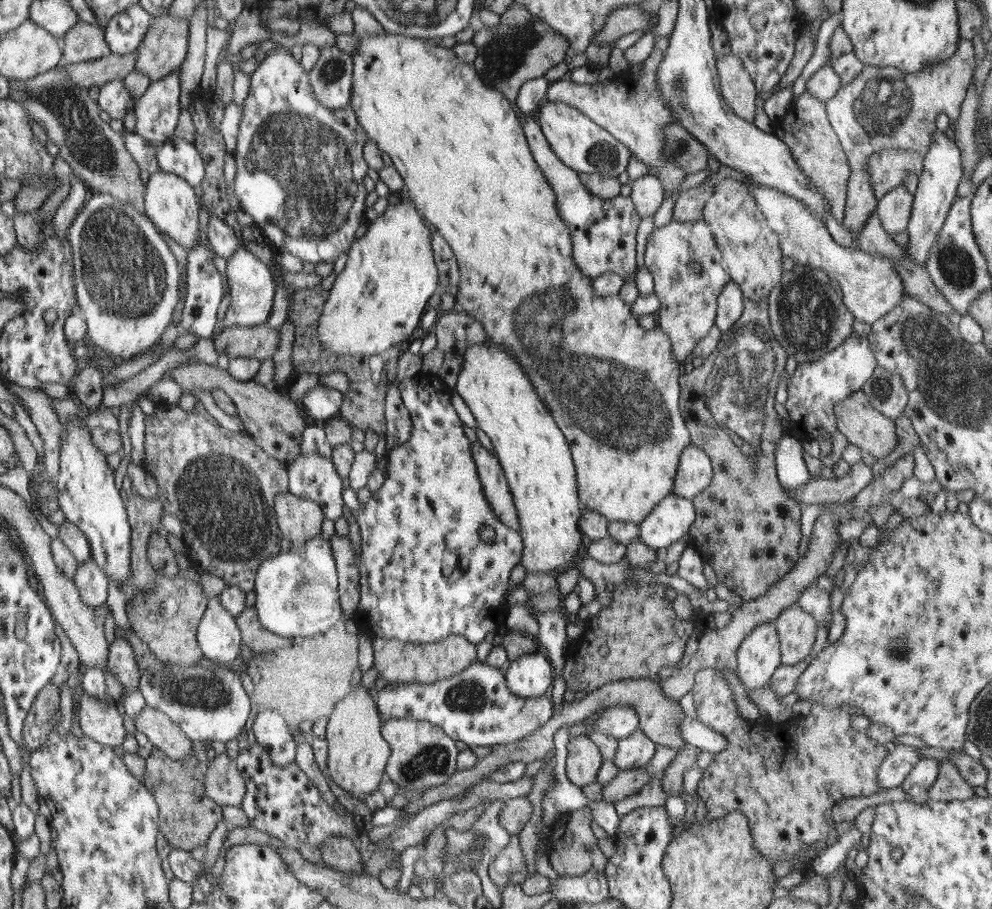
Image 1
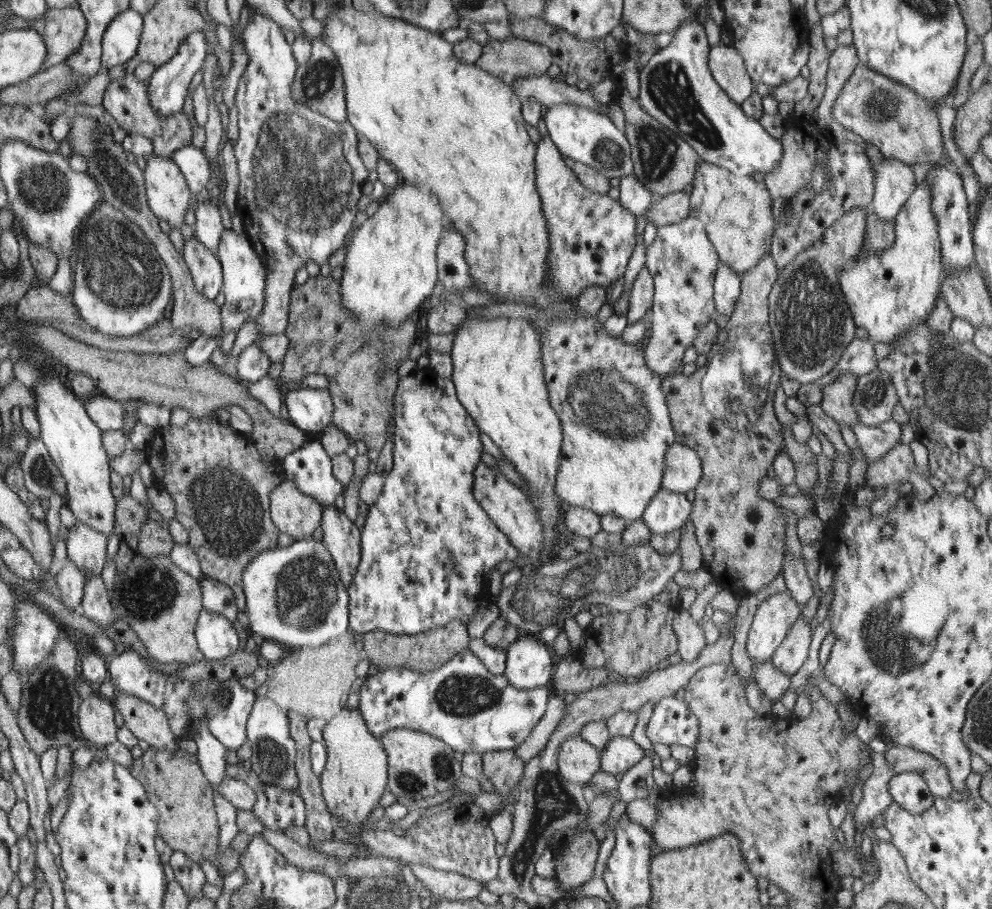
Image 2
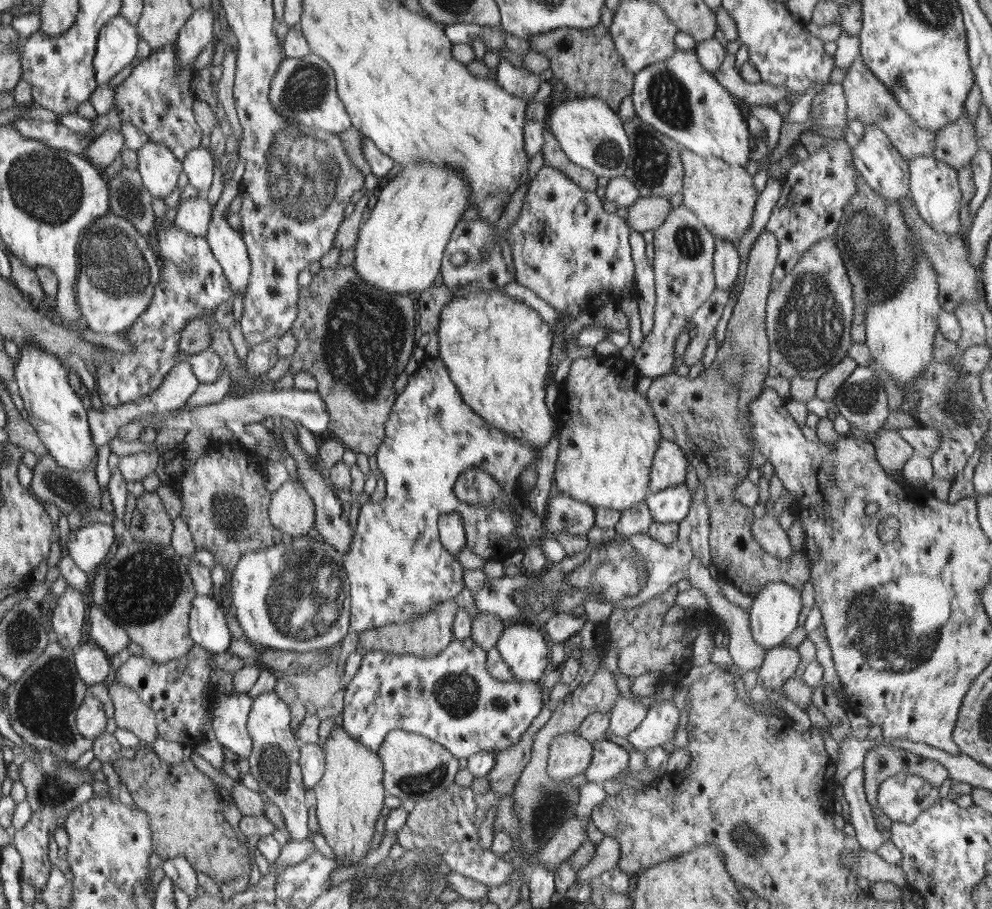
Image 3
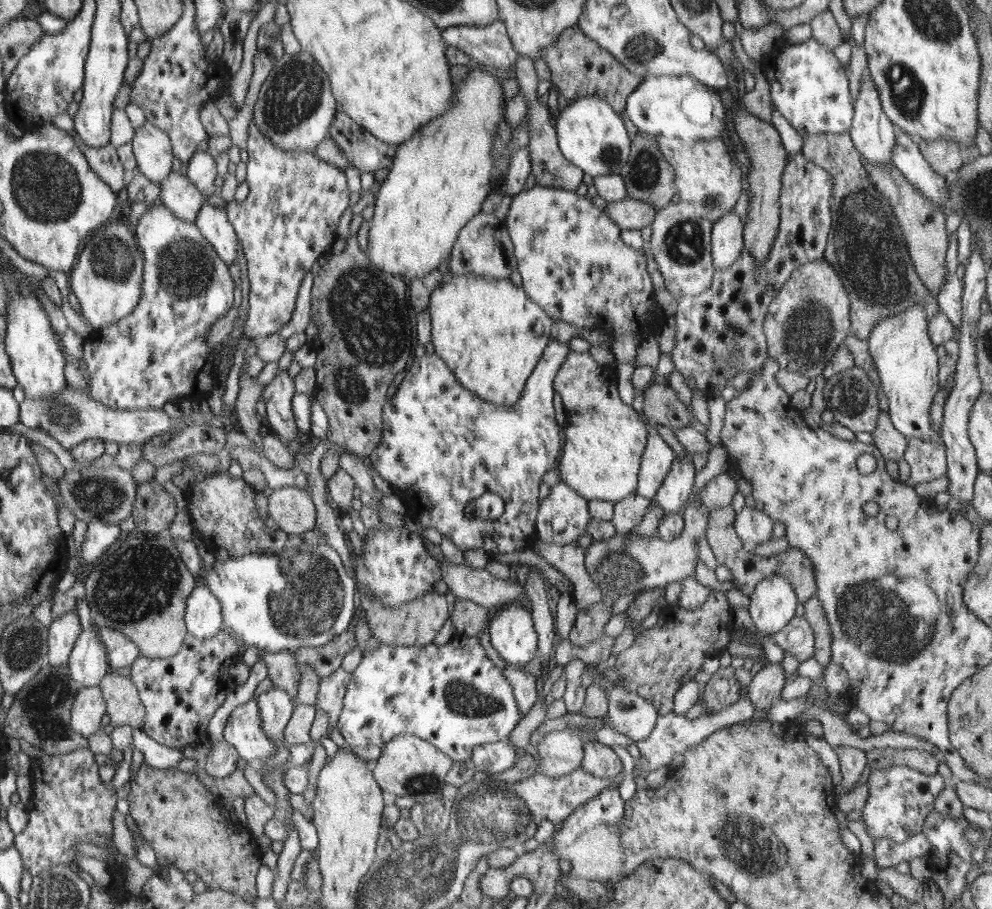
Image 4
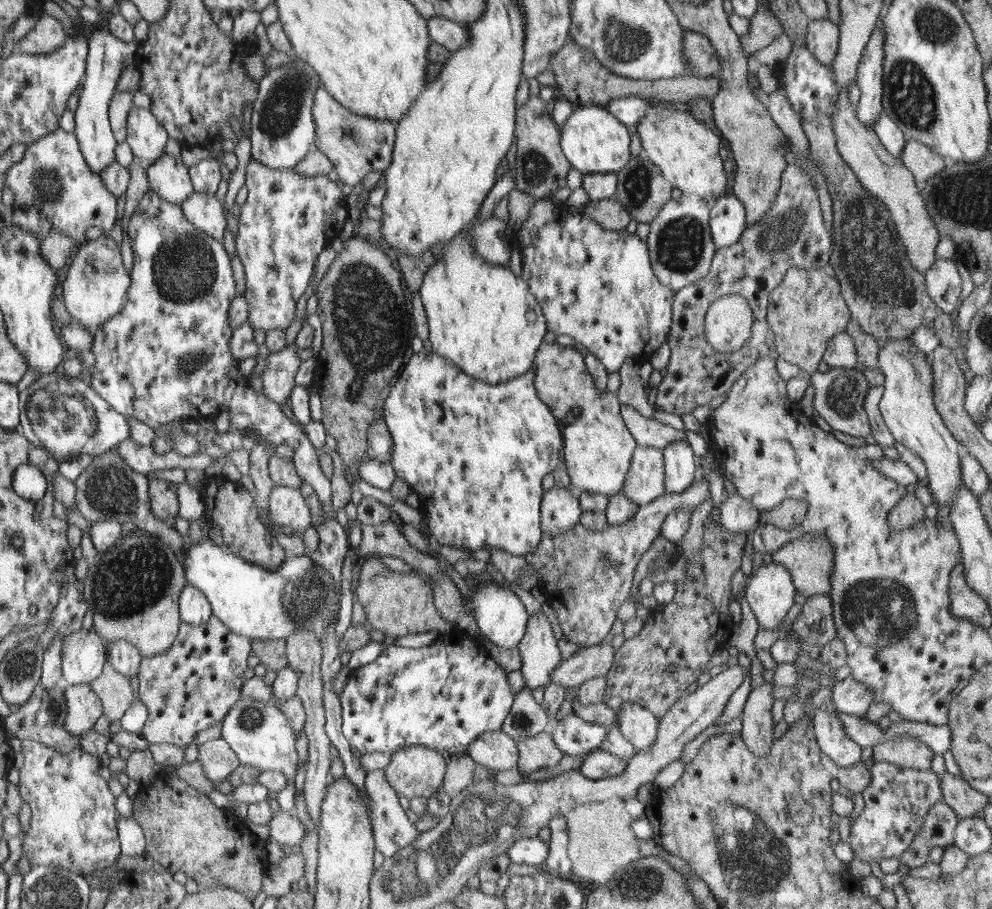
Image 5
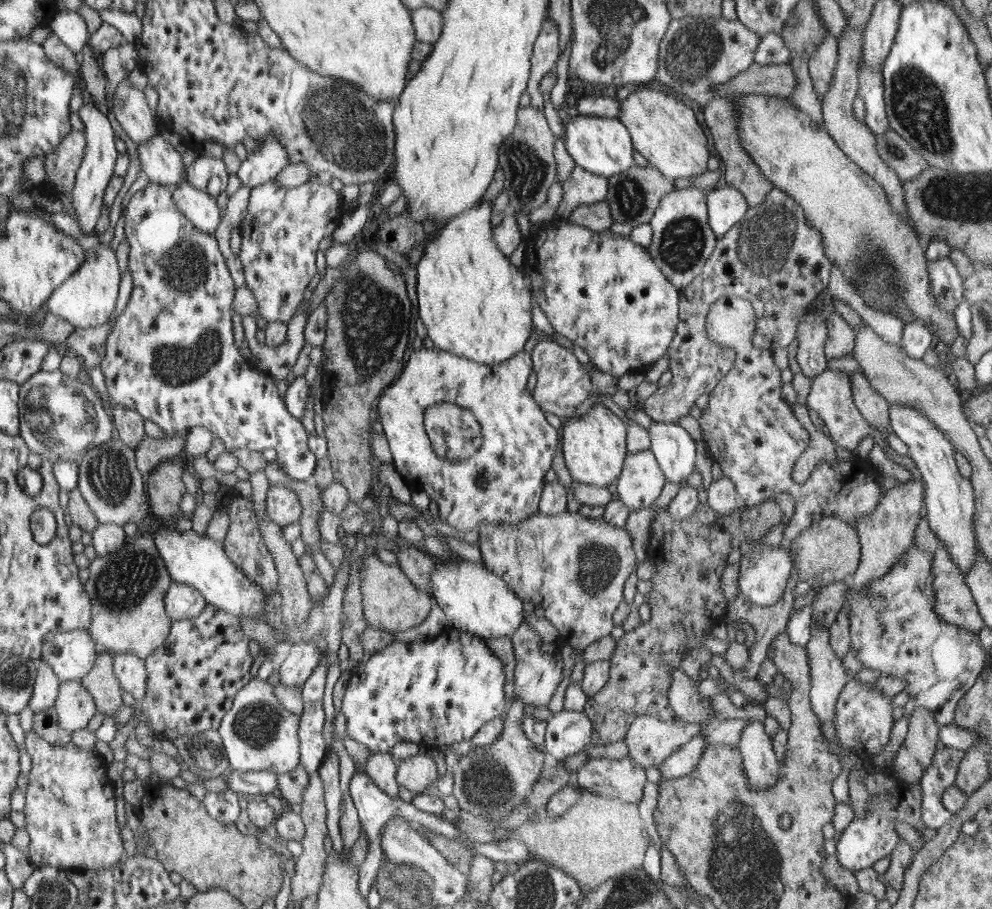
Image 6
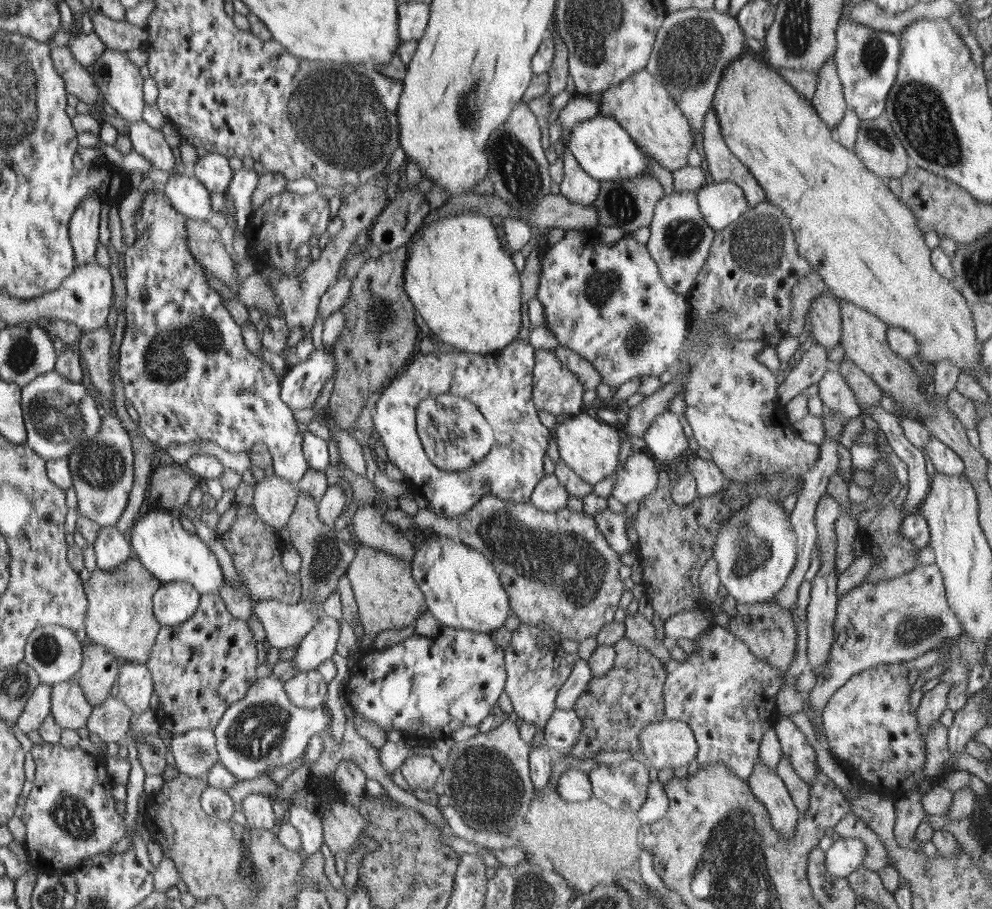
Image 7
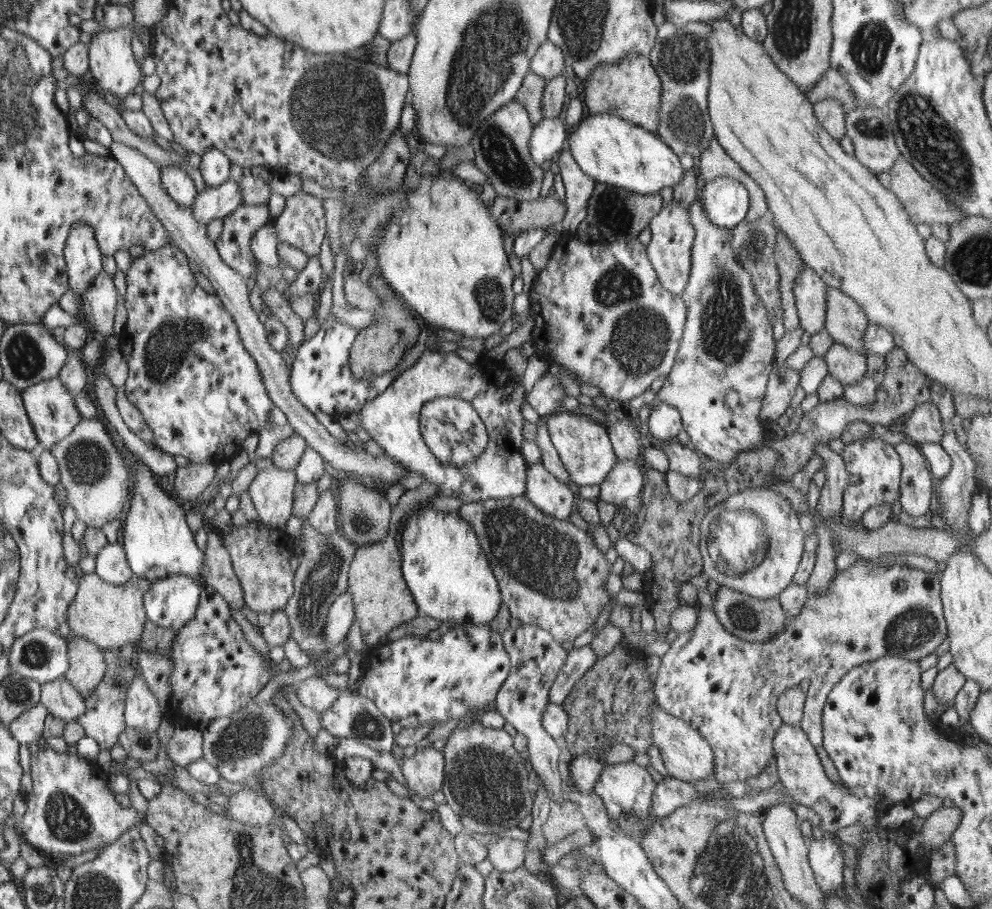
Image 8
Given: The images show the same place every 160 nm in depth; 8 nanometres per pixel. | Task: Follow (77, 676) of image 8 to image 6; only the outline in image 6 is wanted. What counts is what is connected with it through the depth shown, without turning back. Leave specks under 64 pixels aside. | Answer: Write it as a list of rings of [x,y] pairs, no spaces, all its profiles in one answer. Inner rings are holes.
[[[105,651],[93,670],[82,678],[82,683],[97,700],[98,712],[115,714],[122,706],[122,687],[118,686],[117,674],[112,668],[112,653]]]

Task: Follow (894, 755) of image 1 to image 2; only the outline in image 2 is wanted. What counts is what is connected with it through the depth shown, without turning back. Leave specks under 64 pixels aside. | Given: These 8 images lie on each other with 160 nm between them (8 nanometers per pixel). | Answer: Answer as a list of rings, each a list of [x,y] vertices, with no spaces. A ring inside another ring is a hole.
[[[869,750],[871,752],[873,772],[863,786],[863,796],[853,814],[855,814],[854,828],[860,831],[865,822],[877,820],[881,814],[889,808],[893,802],[889,791],[889,782],[896,775],[894,767],[885,759],[884,754]]]

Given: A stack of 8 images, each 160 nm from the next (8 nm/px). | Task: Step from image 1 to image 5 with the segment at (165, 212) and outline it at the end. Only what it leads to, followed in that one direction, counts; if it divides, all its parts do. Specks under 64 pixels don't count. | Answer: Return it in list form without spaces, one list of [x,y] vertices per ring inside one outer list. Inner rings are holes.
[[[133,106],[127,118],[127,139],[135,159],[145,166],[154,165],[164,152],[168,135],[165,126],[150,114],[147,107]]]

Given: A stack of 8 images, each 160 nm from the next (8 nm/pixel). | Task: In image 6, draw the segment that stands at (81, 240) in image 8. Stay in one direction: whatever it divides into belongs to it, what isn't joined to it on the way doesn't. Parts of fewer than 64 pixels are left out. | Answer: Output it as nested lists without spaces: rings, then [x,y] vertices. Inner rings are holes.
[[[93,99],[77,105],[79,117],[83,120],[83,132],[86,137],[84,159],[77,172],[77,180],[73,187],[73,207],[78,214],[78,222],[84,234],[92,234],[101,215],[103,196],[109,180],[114,176],[118,152],[115,145],[116,133],[110,125],[110,120]]]

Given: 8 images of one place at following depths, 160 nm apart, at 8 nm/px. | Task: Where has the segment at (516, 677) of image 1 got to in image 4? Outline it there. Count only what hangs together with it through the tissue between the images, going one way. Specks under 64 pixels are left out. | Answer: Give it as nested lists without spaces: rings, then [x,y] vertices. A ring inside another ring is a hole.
[[[524,603],[492,611],[489,635],[492,647],[510,665],[524,668],[538,652],[538,632],[530,607]]]

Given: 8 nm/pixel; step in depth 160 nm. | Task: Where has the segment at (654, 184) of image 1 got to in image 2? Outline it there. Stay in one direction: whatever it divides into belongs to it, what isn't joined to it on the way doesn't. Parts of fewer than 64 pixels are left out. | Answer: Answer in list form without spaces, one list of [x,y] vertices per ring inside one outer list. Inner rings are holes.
[[[634,174],[622,177],[619,187],[618,200],[636,216],[646,214],[656,198],[653,192],[648,190]]]

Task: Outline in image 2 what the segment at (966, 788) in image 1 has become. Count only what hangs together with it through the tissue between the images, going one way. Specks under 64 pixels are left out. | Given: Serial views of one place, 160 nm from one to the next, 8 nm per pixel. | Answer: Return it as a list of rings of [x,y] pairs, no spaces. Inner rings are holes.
[[[887,745],[885,759],[894,767],[895,774],[919,772],[936,797],[949,797],[955,788],[950,780],[949,771],[942,761],[919,750],[902,745]]]

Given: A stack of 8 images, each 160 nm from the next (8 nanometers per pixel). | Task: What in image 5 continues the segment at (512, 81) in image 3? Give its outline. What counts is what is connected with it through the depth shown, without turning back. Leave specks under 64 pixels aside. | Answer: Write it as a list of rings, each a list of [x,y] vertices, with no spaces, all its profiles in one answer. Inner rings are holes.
[[[443,17],[428,19],[426,24],[428,24],[432,42],[441,44],[449,51],[458,50],[471,37],[471,34],[468,34],[470,30],[464,24],[458,24]]]

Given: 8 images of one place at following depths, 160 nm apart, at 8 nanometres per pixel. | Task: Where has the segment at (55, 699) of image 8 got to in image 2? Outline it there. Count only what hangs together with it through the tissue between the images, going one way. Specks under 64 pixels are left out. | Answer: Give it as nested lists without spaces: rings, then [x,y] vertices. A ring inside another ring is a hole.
[[[98,692],[81,702],[78,716],[81,733],[95,750],[116,742],[119,730],[114,722],[114,708]]]

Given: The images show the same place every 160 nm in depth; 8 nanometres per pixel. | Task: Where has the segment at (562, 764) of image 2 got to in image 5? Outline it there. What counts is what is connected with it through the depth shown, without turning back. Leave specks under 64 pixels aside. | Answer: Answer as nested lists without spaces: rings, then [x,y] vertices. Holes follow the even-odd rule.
[[[550,730],[518,740],[517,747],[519,750],[517,767],[524,776],[530,772],[540,772],[542,768],[558,766],[563,756]]]

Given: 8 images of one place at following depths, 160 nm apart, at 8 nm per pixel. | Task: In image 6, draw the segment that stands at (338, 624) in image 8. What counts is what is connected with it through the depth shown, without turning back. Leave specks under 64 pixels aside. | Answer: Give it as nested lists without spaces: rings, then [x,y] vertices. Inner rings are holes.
[[[310,642],[292,644],[290,654],[281,664],[279,682],[286,686],[301,686],[321,659],[320,649]]]

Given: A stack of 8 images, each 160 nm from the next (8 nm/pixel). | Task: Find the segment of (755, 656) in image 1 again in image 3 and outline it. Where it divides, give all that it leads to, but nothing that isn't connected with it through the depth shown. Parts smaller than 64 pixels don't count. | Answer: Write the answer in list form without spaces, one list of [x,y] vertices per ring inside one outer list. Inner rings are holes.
[[[782,581],[770,582],[762,587],[753,598],[749,612],[749,627],[754,641],[765,650],[782,645],[784,640],[797,627],[798,615],[802,610],[803,602],[801,590]]]

